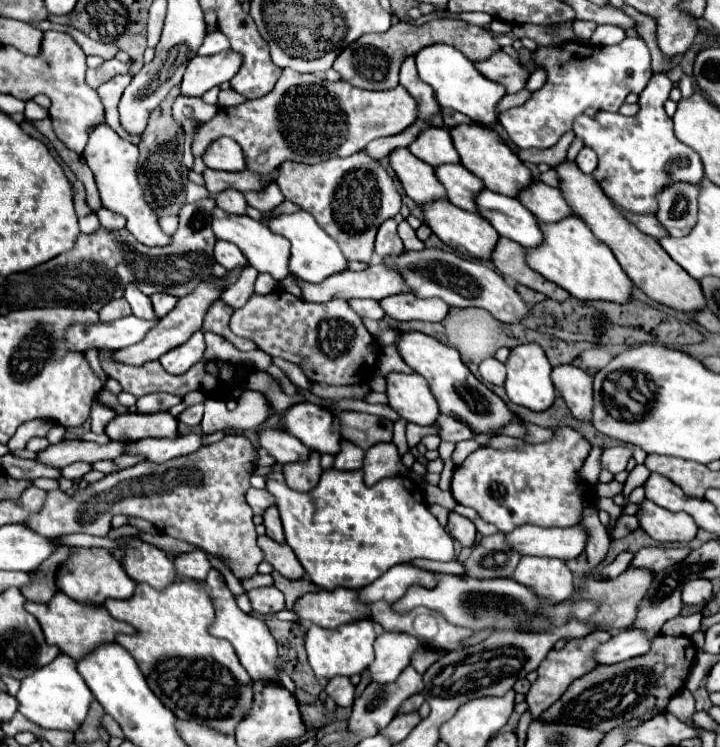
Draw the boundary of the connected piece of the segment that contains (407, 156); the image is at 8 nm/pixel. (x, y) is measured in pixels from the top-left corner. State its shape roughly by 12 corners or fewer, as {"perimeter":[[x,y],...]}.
{"perimeter":[[408,149],[390,153],[406,195],[416,205],[446,199],[430,165]]}

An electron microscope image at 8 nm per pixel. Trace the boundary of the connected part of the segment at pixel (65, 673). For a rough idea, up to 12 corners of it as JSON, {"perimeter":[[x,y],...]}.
{"perimeter":[[60,653],[22,679],[18,711],[74,731],[94,695]]}

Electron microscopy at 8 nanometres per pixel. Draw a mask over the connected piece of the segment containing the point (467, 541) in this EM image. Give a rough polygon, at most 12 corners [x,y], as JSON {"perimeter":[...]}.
{"perimeter":[[448,515],[448,531],[462,545],[472,547],[476,527],[470,519]]}

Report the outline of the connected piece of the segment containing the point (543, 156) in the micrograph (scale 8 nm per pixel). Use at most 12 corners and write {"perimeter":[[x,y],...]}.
{"perimeter":[[568,131],[552,149],[528,149],[518,157],[546,163],[552,169],[566,161],[566,149],[574,141]]}

